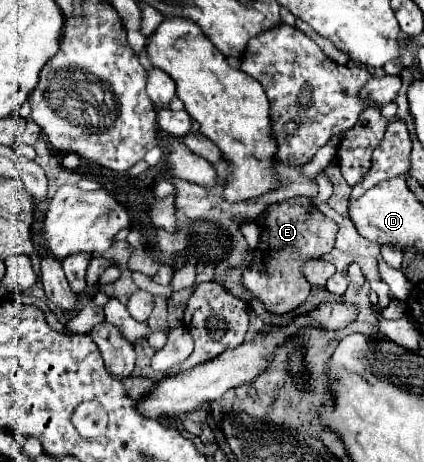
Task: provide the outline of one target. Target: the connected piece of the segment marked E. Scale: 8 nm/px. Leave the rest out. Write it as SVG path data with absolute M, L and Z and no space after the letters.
M298 196L292 200L286 200L282 204L274 204L268 206L262 214L262 234L260 234L260 244L254 250L254 258L252 264L244 270L240 284L254 296L258 298L266 310L270 314L288 314L292 310L296 310L300 304L304 304L306 300L306 278L300 274L302 262L310 260L310 258L320 258L326 252L330 252L334 248L334 240L336 240L336 232L338 232L338 224L330 218L326 218L324 214L318 212L318 208L312 204L310 198Z

